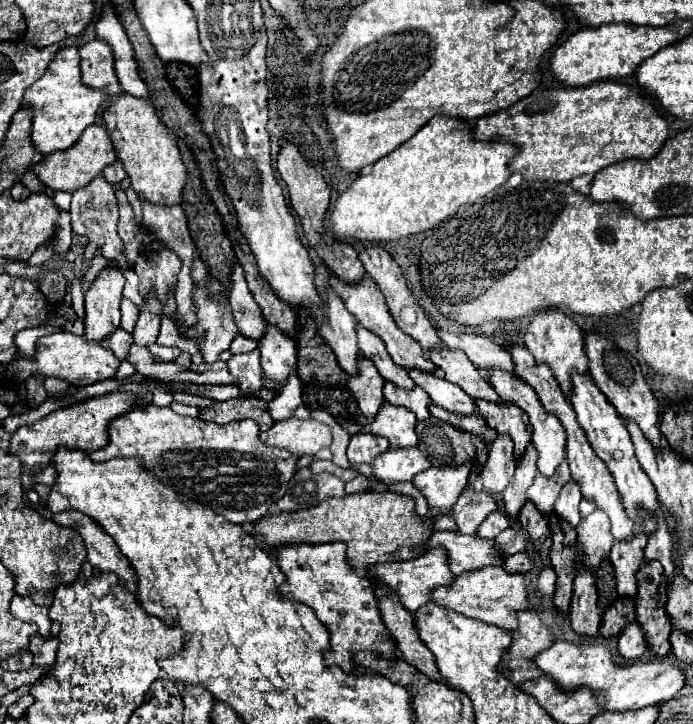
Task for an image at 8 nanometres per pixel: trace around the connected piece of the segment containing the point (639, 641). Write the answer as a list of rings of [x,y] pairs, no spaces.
[[[631,623],[621,635],[619,635],[619,655],[627,661],[637,661],[645,651],[647,651],[647,643],[643,637],[643,631],[639,627],[639,623]]]

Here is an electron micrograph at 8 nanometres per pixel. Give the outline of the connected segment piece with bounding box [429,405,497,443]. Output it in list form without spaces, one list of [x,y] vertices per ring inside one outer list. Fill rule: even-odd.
[[[433,405],[433,407],[429,407],[429,409],[431,409],[431,415],[433,415],[433,417],[437,417],[437,419],[441,419],[441,421],[445,421],[445,423],[451,423],[451,425],[457,427],[459,431],[467,431],[467,433],[471,433],[471,435],[477,435],[477,437],[485,439],[487,443],[491,443],[491,441],[497,437],[497,433],[487,427],[485,419],[481,419],[481,415],[469,415],[469,417],[453,415],[453,413],[437,407],[437,405]]]

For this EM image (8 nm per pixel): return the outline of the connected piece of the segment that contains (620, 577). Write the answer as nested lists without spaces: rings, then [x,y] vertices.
[[[637,535],[631,541],[615,543],[609,555],[609,561],[615,569],[617,579],[617,593],[619,595],[637,595],[637,571],[643,563],[643,551],[645,551],[645,535]]]

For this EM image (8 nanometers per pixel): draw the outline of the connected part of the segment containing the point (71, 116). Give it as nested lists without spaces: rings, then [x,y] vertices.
[[[63,47],[55,53],[55,59],[51,59],[45,75],[37,79],[23,95],[21,107],[29,107],[33,115],[33,127],[31,127],[31,139],[33,147],[41,151],[43,155],[67,149],[71,147],[79,135],[93,125],[97,113],[109,103],[109,95],[103,91],[91,91],[83,85],[81,73],[79,73],[79,51],[77,47]]]

